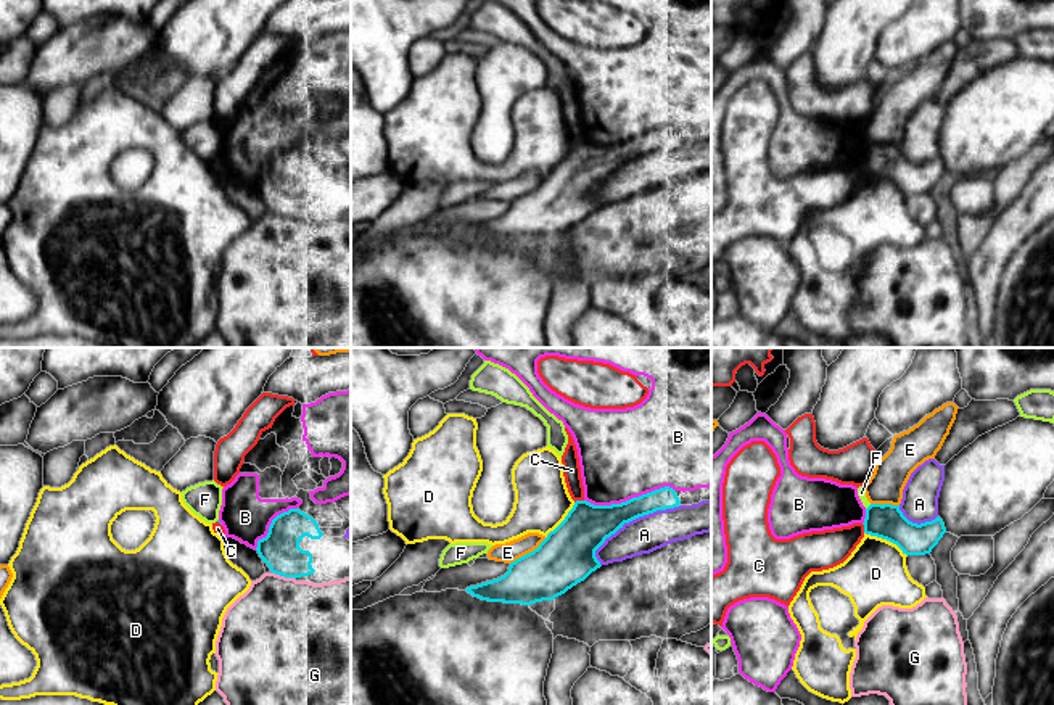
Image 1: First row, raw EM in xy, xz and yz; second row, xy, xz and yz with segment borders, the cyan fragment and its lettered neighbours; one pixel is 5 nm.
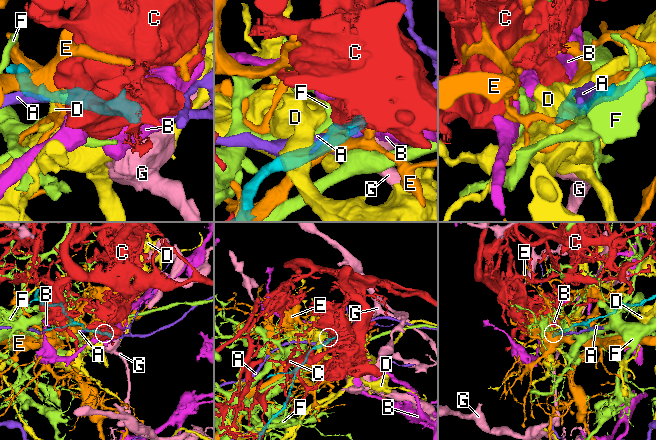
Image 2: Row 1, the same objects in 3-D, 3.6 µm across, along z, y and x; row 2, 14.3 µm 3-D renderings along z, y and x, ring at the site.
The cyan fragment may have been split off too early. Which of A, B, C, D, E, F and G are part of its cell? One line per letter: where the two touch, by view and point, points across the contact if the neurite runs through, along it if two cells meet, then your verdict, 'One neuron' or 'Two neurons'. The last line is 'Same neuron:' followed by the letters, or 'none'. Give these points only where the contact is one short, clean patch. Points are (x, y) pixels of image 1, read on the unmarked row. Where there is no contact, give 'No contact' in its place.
A: Touches cyan at xz (629, 160). Two neurons
B: Touches cyan at xz (629, 139). Two neurons
C: Touches cyan at xz (578, 140). Boundary: xz (583, 139), (575, 142). Two neurons
D: Touches cyan at yz (885, 177). Boundary: yz (864, 171), (892, 181), (906, 195). Two neurons
E: Touches cyan at xz (530, 192). Two neurons
F: Touches cyan at yz (868, 147). Two neurons
G: Touches cyan at xy (284, 214). Two neurons
Same neuron: none

